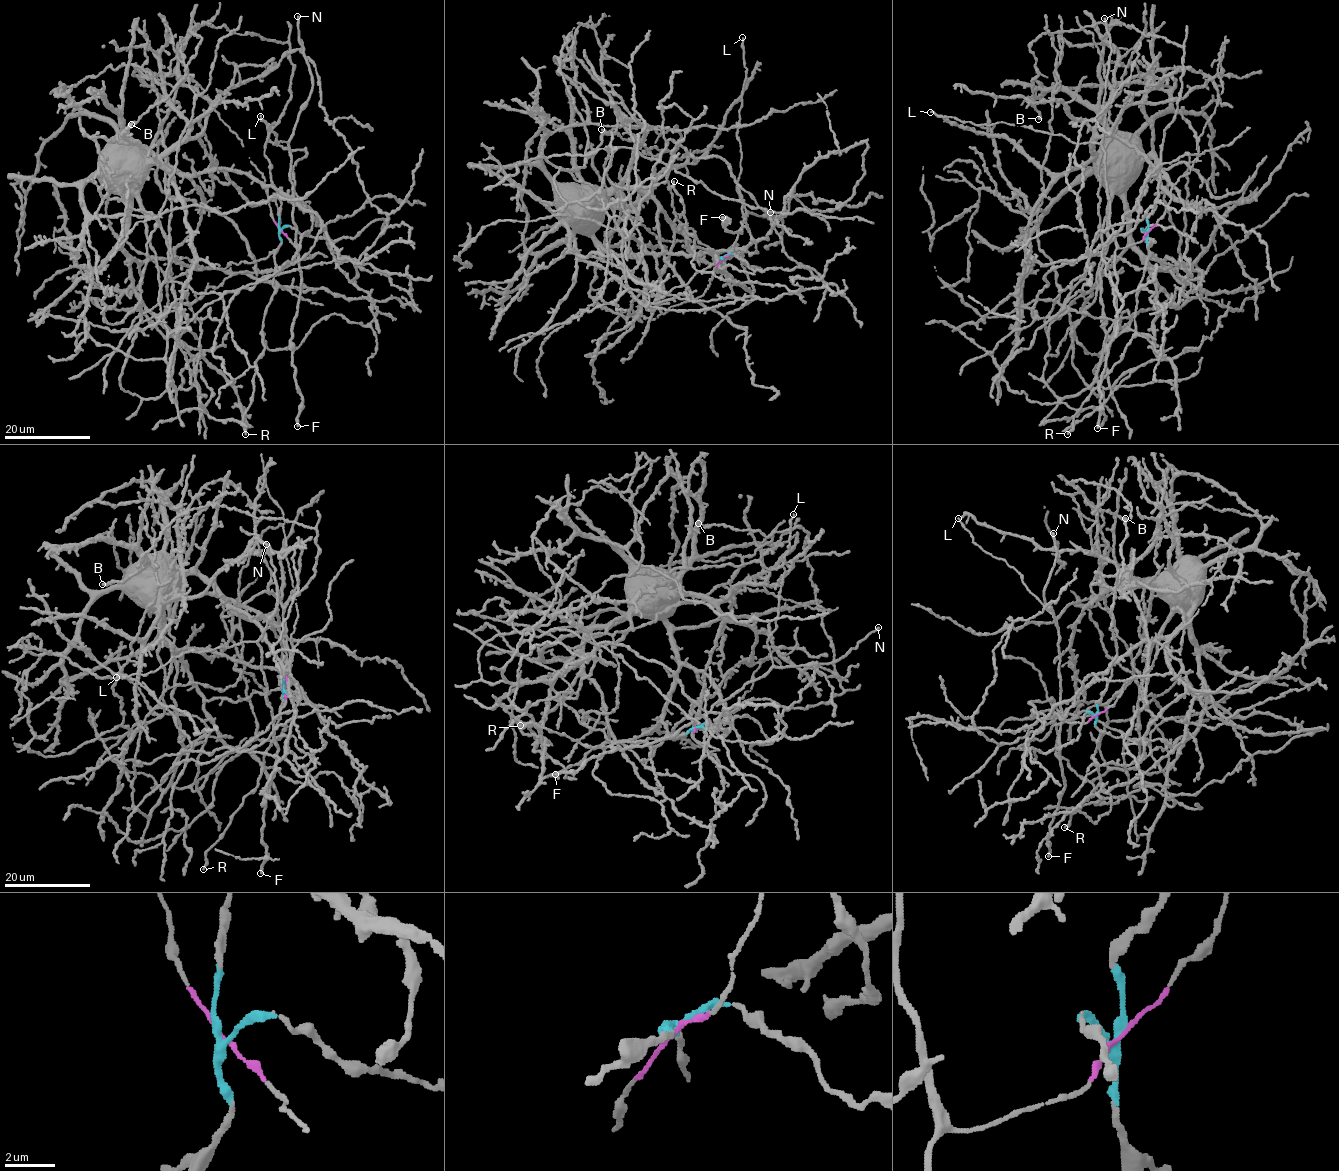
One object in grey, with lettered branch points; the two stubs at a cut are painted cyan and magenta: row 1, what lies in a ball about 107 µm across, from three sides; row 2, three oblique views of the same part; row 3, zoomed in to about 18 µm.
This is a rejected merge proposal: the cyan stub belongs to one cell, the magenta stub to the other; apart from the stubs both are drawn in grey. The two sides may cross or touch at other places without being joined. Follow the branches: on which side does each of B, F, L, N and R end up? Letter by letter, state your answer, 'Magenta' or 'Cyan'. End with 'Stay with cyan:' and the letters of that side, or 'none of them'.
B: Cyan
F: Magenta
L: Magenta
N: Magenta
R: Cyan
Stay with cyan: B, R

